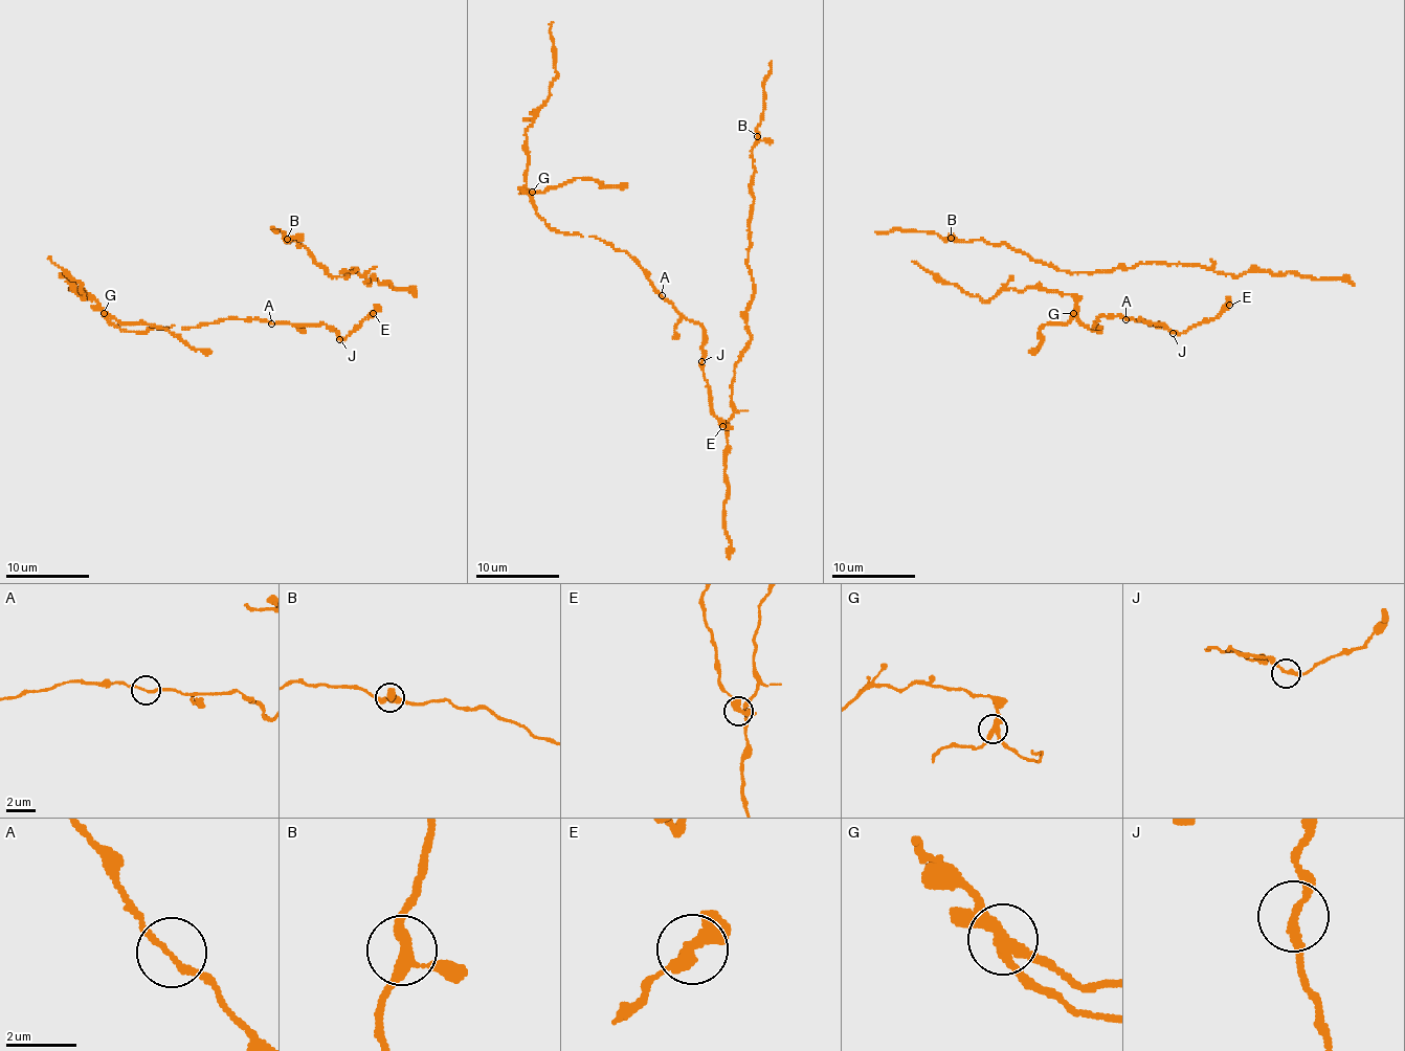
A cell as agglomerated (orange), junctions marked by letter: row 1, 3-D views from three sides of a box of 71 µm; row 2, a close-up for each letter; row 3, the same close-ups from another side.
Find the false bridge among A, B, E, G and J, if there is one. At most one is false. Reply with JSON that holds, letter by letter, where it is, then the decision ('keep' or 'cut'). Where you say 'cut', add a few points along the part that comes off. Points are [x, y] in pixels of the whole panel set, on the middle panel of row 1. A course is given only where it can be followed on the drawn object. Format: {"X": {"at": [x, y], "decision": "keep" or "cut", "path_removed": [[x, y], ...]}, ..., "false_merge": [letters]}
{"A": {"at": [662, 295], "decision": "keep"}, "B": {"at": [757, 136], "decision": "keep"}, "E": {"at": [722, 426], "decision": "keep"}, "G": {"at": [532, 192], "decision": "cut", "path_removed": [[532, 191], [545, 191], [583, 178], [598, 179], [604, 185], [626, 183]]}, "J": {"at": [701, 361], "decision": "keep"}, "false_merge": ["G"]}

